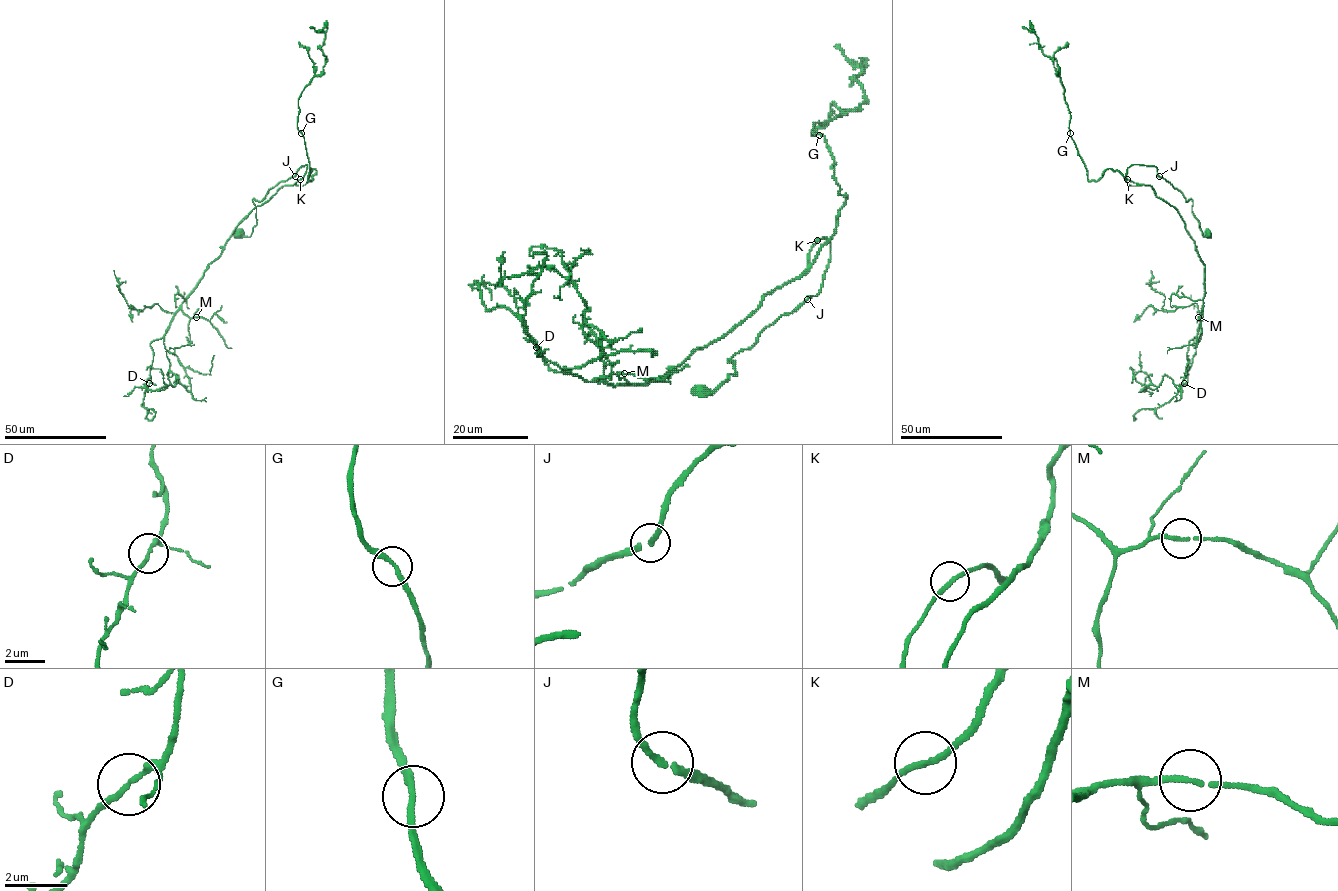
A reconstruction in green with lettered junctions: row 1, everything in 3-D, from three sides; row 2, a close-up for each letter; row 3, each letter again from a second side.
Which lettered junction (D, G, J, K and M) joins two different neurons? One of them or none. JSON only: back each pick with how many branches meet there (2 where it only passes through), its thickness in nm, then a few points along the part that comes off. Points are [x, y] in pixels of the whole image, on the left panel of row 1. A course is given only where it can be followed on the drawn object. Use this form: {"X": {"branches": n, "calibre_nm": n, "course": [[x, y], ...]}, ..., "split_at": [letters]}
{"split_at": []}

